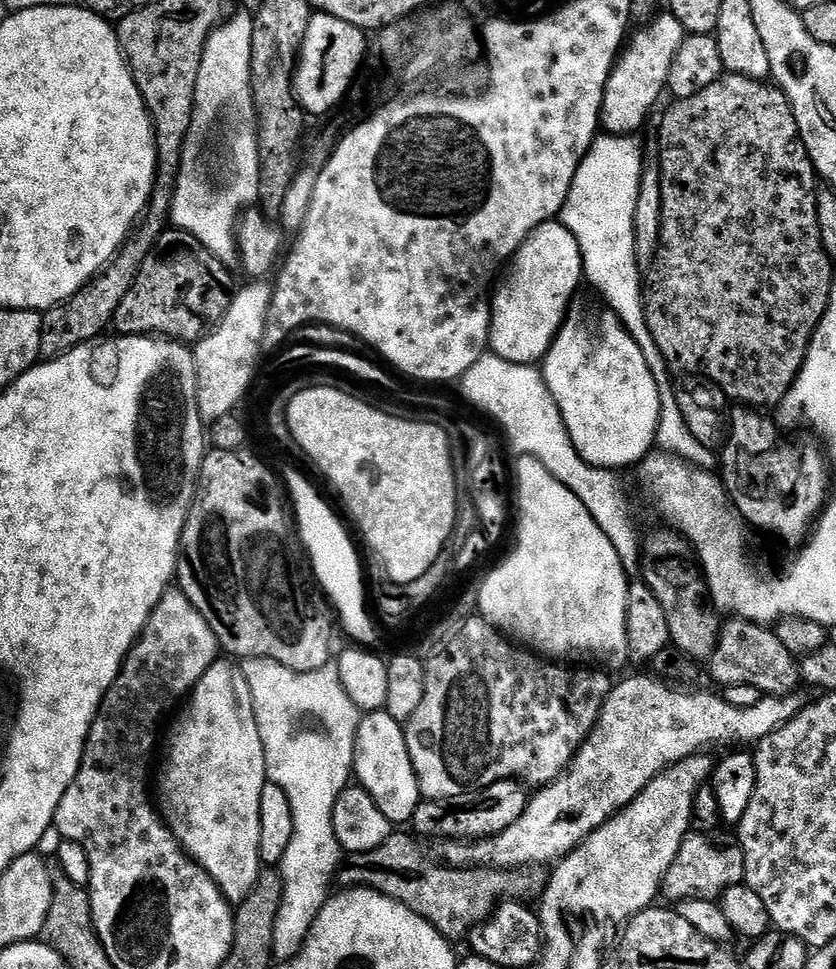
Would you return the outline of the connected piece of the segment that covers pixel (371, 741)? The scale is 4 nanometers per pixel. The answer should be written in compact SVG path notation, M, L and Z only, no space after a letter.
M387 710L361 715L356 728L355 779L380 803L386 818L396 826L407 825L422 801L420 783L412 765L404 730L405 725L395 720Z

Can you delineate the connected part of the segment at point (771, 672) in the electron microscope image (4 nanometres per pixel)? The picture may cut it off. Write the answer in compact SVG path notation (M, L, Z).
M731 617L723 625L719 642L712 651L711 659L716 661L716 676L712 682L718 686L752 686L766 696L789 697L800 684L799 659L782 645L773 629L747 617Z

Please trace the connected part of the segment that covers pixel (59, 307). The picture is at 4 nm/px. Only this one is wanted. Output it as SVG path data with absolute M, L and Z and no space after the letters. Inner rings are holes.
M164 186L157 187L152 194L152 203L146 213L146 219L136 235L129 239L128 243L120 249L119 256L114 263L105 268L91 284L80 289L75 296L72 296L63 304L53 304L51 308L43 313L44 325L42 326L42 342L40 351L45 357L55 358L68 351L69 348L77 348L95 337L99 328L104 328L113 323L113 316L119 308L119 304L130 290L132 283L139 273L143 260L148 257L150 248L147 242L159 240L160 233L165 231L166 221L170 216L170 205L172 202L171 191ZM165 220L165 224L164 224ZM144 239L144 240L143 240Z

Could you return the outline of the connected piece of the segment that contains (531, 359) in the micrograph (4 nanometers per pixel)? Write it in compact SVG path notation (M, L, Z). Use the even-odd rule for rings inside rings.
M559 219L547 220L524 239L508 270L508 277L499 281L492 298L490 348L512 363L535 365L548 355L556 333L566 319L570 308L568 299L580 280L582 284L584 259L568 227Z

